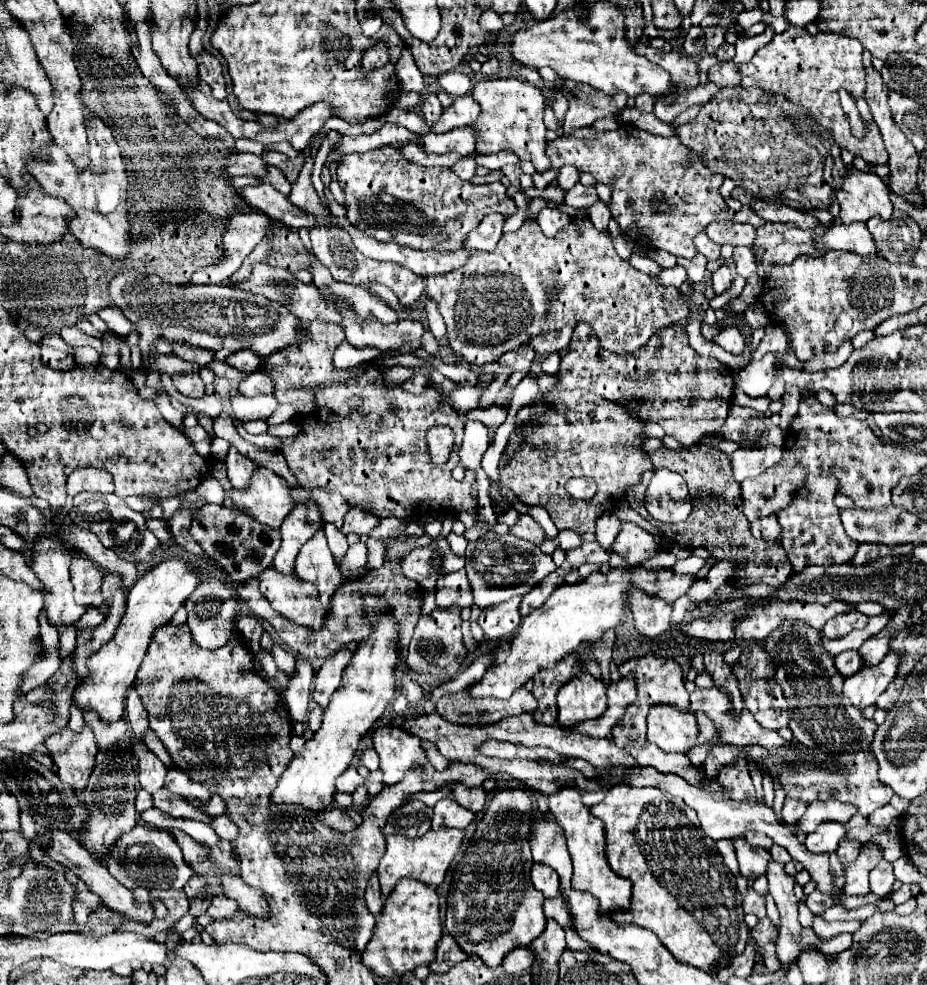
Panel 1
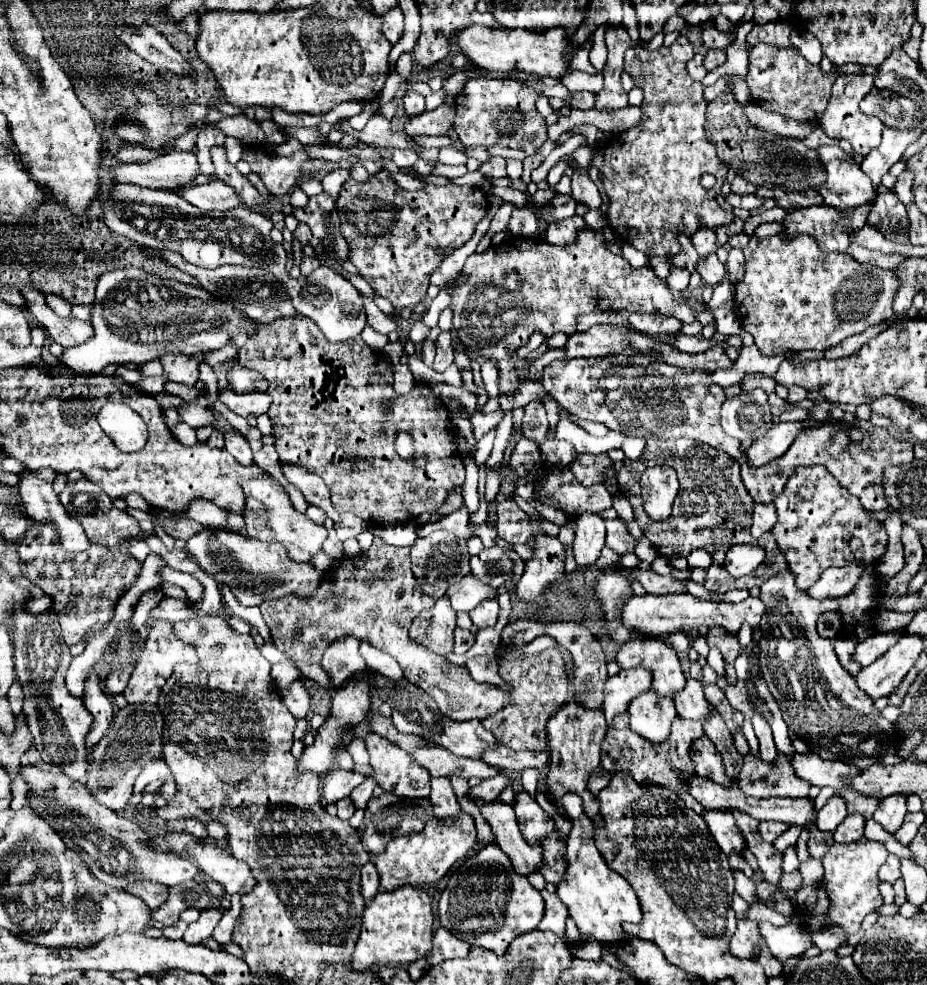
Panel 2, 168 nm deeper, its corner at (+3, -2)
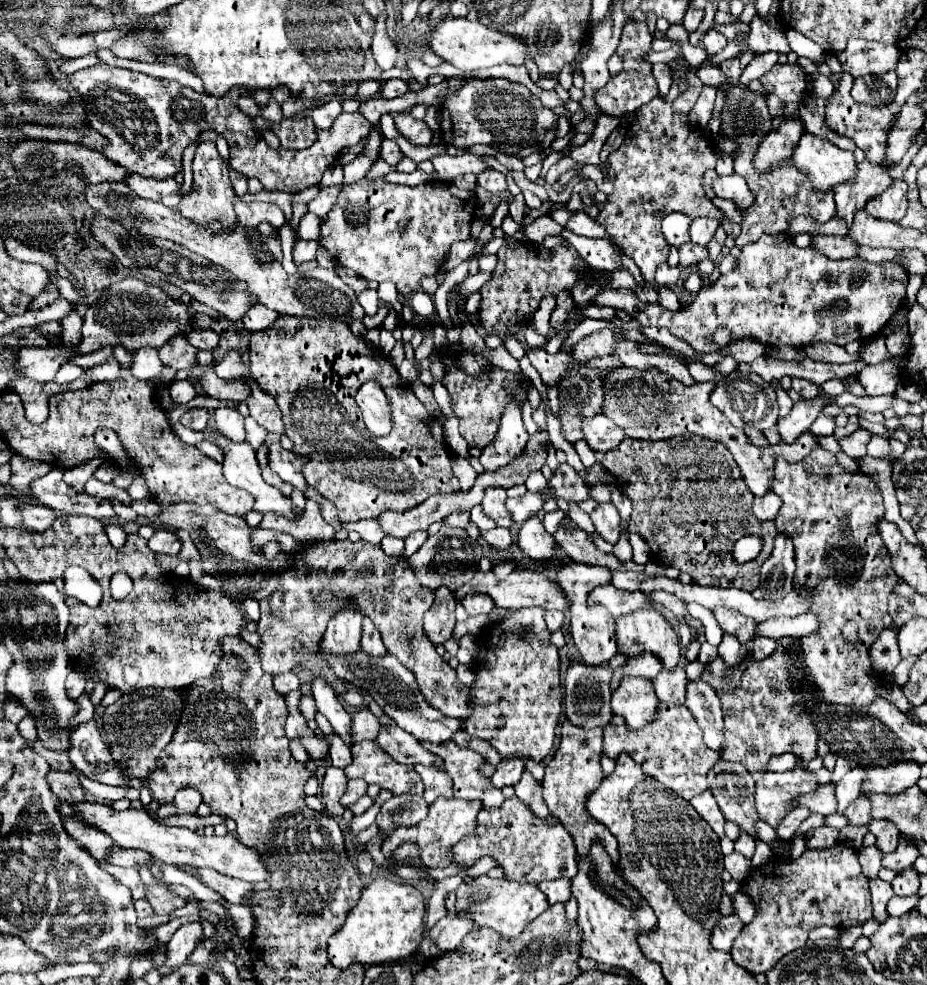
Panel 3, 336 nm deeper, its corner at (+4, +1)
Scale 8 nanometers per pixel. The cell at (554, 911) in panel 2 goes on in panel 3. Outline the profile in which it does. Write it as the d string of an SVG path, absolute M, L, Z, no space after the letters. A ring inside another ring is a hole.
M554 880L554 882L540 882L538 888L546 894L550 904L568 904L570 900L570 880Z

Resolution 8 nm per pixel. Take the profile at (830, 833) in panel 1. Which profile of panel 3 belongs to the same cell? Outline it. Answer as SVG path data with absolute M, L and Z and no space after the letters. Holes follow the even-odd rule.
M856 764L838 784L836 784L836 800L838 800L838 808L836 808L836 814L842 814L860 794L860 784L862 780L866 778L864 774L864 766L862 764Z

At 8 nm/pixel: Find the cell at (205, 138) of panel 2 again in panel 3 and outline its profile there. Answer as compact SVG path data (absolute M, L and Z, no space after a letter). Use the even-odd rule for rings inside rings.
M214 141L204 142L198 147L192 161L194 188L185 194L178 204L182 214L196 222L206 222L210 218L218 218L224 224L232 224L237 219L234 210L236 194L229 179L228 169L218 154Z

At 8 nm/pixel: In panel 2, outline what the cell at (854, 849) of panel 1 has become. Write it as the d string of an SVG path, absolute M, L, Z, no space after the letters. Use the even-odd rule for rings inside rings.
M847 815L845 821L837 827L835 831L835 841L837 843L853 843L863 837L863 827L865 827L865 817L863 815Z

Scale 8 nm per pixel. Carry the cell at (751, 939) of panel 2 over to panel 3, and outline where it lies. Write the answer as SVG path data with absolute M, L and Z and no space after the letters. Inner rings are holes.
M732 914L732 916L724 916L720 918L720 922L716 924L714 932L712 932L712 946L716 950L724 950L724 952L730 952L732 948L732 942L736 940L736 936L742 932L744 924L742 920Z

